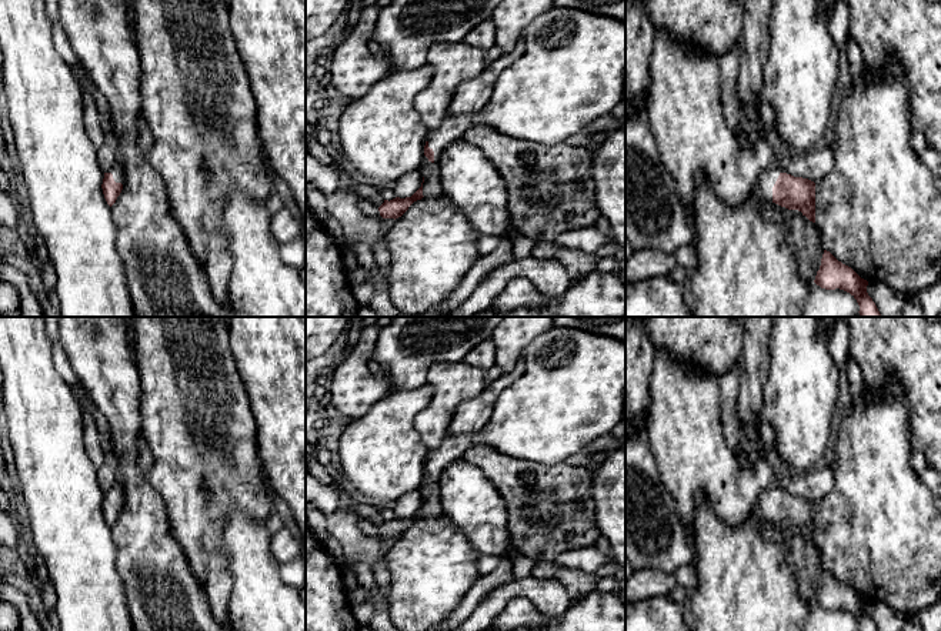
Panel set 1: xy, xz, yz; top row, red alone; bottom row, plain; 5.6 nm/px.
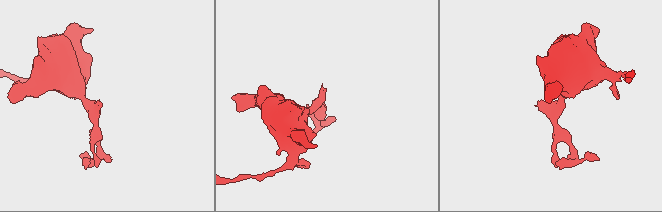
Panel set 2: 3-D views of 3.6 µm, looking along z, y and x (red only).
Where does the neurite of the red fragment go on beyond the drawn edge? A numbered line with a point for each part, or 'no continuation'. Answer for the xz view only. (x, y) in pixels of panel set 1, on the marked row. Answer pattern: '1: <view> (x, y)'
1: xz (570, 73)

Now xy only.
1: xy (119, 174)

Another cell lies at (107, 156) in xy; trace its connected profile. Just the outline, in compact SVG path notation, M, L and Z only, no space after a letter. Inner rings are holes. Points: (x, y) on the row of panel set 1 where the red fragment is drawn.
M103 143L100 148L97 148L99 166L104 173L109 173L117 160L117 151L107 143Z

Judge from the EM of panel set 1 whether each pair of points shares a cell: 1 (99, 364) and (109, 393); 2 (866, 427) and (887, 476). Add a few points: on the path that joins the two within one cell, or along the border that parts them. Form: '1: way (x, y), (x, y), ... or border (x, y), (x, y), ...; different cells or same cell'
1: way (106, 371), (109, 374), (109, 386); same cell
2: way (874, 438), (876, 464); same cell

